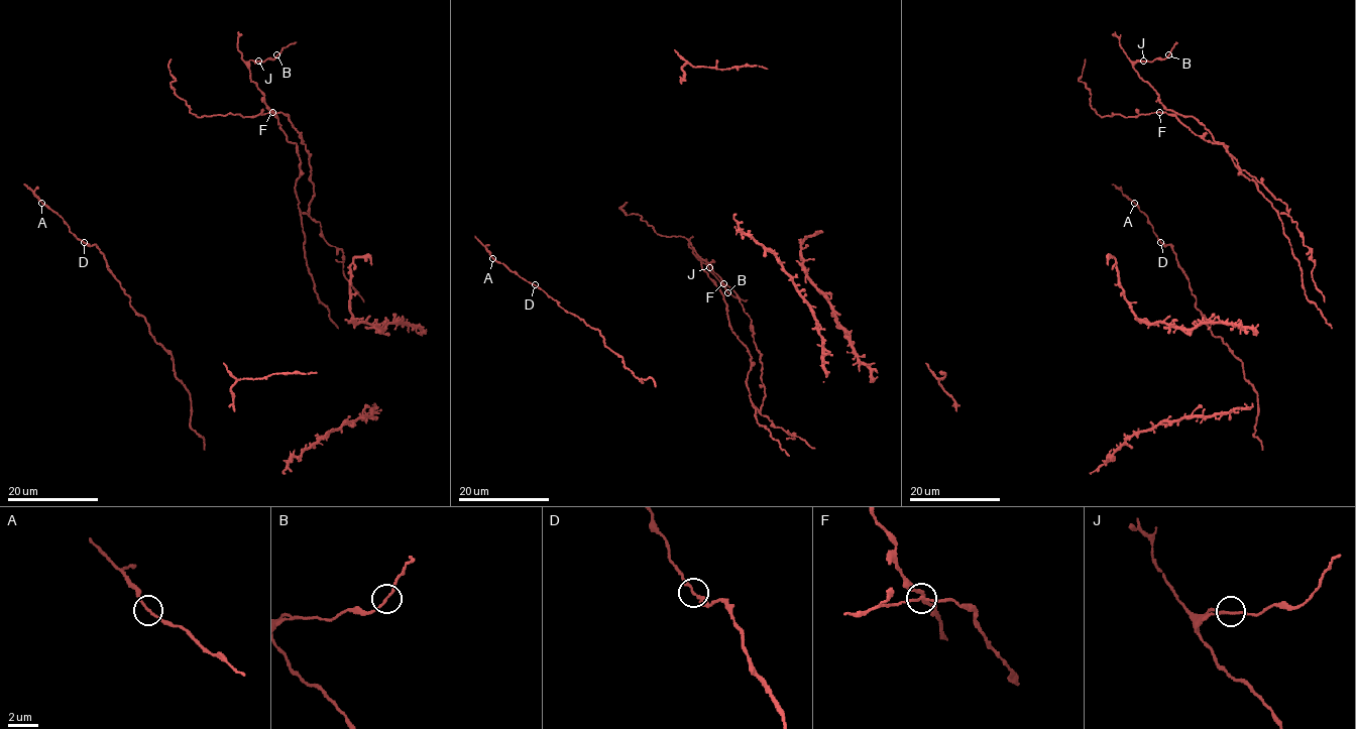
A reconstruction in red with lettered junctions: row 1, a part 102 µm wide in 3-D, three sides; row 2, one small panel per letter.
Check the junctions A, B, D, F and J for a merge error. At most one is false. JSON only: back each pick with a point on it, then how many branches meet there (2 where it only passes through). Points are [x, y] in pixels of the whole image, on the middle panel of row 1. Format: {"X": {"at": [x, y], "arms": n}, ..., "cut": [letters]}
{"cut": []}

